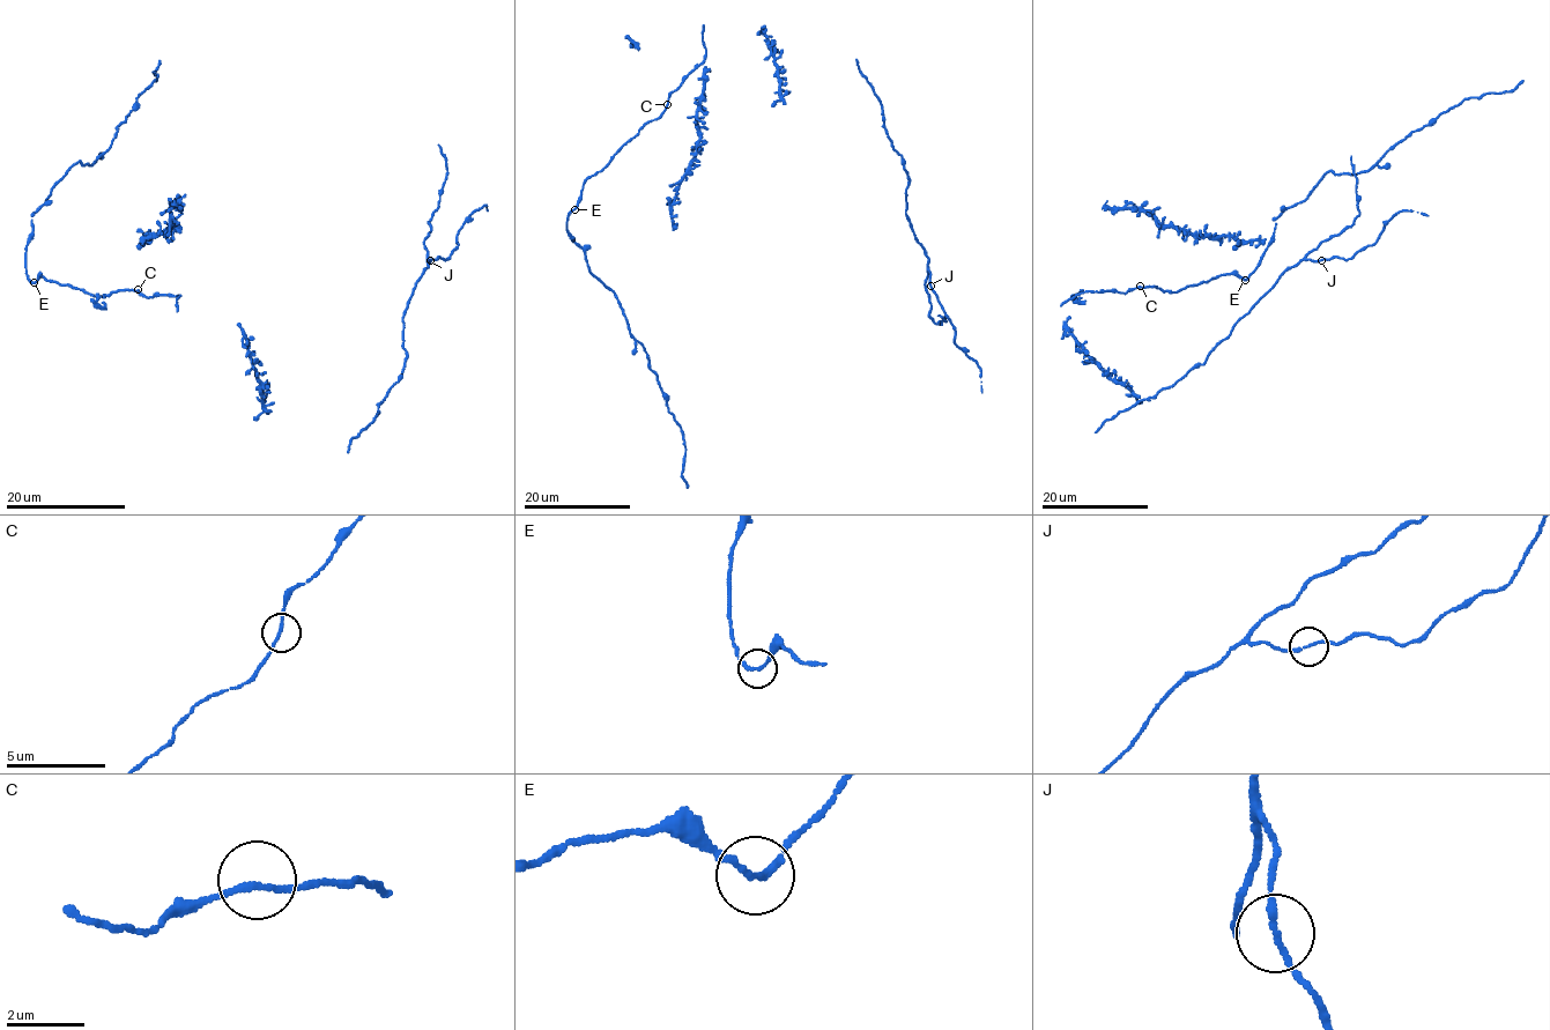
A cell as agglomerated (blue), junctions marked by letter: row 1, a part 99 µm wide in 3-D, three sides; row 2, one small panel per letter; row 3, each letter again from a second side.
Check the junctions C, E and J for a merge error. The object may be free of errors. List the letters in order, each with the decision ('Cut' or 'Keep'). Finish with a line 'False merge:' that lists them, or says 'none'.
C: Keep
E: Keep
J: Keep
False merge: none

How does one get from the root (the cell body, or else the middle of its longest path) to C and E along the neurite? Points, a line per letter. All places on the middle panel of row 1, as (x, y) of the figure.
C: (704, 26), (703, 44), (706, 56), (670, 94), (667, 104)
E: (704, 26), (705, 59), (670, 94), (665, 111), (649, 120), (602, 170), (586, 179), (580, 200), (573, 208)

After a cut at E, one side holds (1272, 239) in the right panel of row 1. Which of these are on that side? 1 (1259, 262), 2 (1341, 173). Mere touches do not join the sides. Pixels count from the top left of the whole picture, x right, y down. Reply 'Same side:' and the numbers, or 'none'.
Same side: 1, 2

